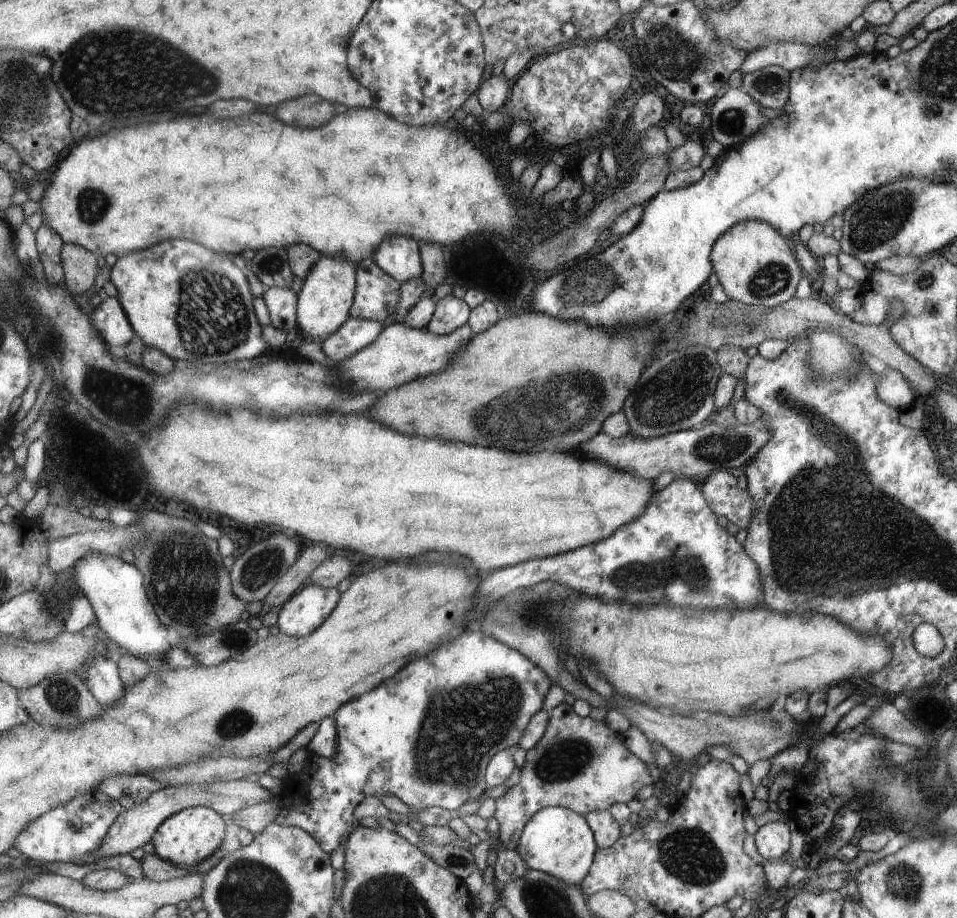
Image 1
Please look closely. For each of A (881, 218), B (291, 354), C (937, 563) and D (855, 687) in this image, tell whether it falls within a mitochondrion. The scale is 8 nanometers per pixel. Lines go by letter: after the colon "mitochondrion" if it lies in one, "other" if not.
A: mitochondrion
B: other
C: mitochondrion
D: other

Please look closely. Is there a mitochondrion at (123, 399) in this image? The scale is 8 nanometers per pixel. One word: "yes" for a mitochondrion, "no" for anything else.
yes

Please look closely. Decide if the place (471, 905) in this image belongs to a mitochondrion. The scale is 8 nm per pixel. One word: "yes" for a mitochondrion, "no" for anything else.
no

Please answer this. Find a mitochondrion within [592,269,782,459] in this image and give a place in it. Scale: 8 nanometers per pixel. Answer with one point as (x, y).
(676, 391)

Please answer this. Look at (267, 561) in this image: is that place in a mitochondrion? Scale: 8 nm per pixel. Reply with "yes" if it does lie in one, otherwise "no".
yes

